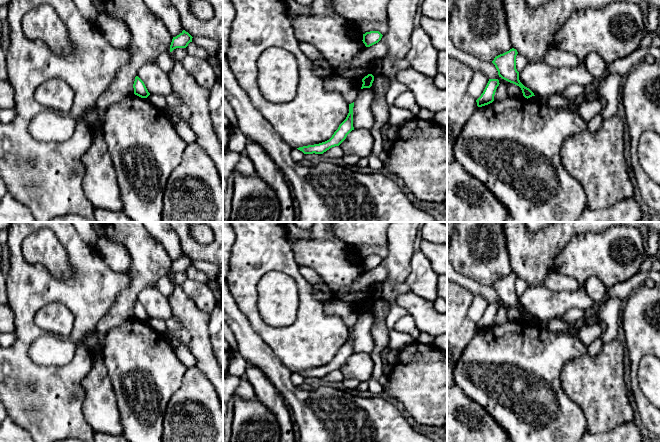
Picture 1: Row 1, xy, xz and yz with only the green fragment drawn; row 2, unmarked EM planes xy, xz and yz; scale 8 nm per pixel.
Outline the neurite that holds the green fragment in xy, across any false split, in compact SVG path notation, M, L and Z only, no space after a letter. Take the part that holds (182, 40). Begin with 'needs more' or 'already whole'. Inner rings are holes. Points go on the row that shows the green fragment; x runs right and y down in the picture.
already whole; M183 30L179 35L173 37L170 52L172 52L176 48L186 48L190 42L192 42L192 36Z

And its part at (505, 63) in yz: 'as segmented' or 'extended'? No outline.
as segmented

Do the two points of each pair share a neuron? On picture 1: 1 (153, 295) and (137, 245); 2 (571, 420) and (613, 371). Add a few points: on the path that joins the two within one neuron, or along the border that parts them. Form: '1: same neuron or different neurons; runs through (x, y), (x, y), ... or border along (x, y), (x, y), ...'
1: different neurons; border along (154, 286), (144, 288), (136, 299)
2: different neurons; border along (565, 391), (582, 410), (587, 430)

